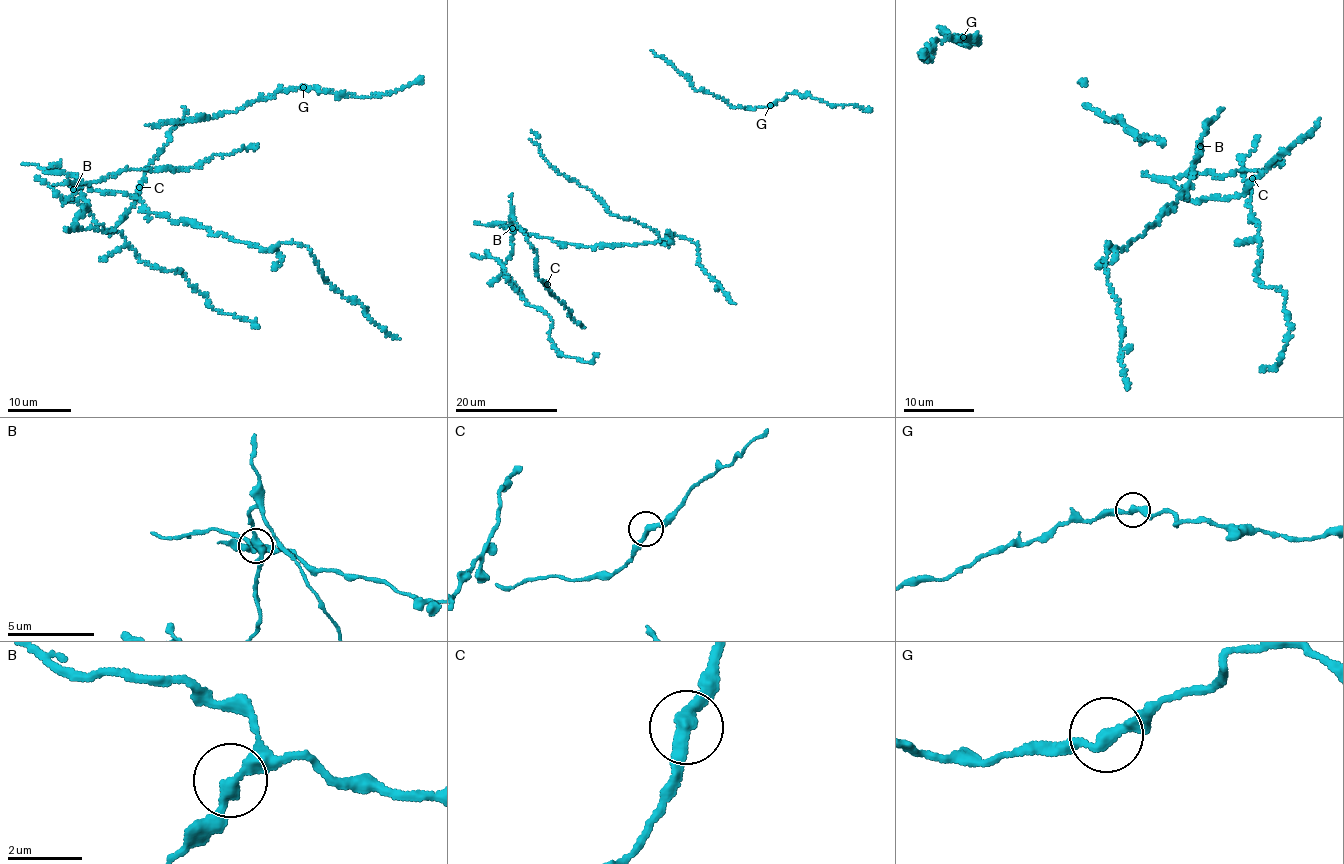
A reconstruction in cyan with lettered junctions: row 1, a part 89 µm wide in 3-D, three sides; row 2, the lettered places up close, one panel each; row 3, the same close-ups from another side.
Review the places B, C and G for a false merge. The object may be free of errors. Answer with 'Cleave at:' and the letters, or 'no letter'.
Cleave at: no letter

